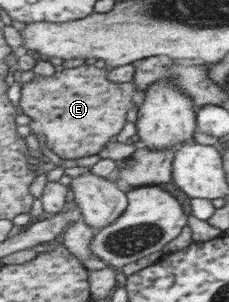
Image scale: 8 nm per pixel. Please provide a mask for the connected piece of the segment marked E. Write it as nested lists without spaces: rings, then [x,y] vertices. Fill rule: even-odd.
[[[81,61],[81,64],[74,68],[65,68],[61,71],[53,72],[49,76],[35,75],[28,82],[24,82],[20,88],[20,97],[18,105],[21,106],[21,112],[29,116],[31,121],[28,126],[30,132],[37,135],[40,144],[46,152],[55,160],[83,158],[97,154],[99,148],[109,142],[111,136],[115,136],[121,130],[119,122],[119,110],[131,108],[131,92],[133,84],[115,83],[107,78],[108,72],[102,69],[101,65],[94,61]]]

